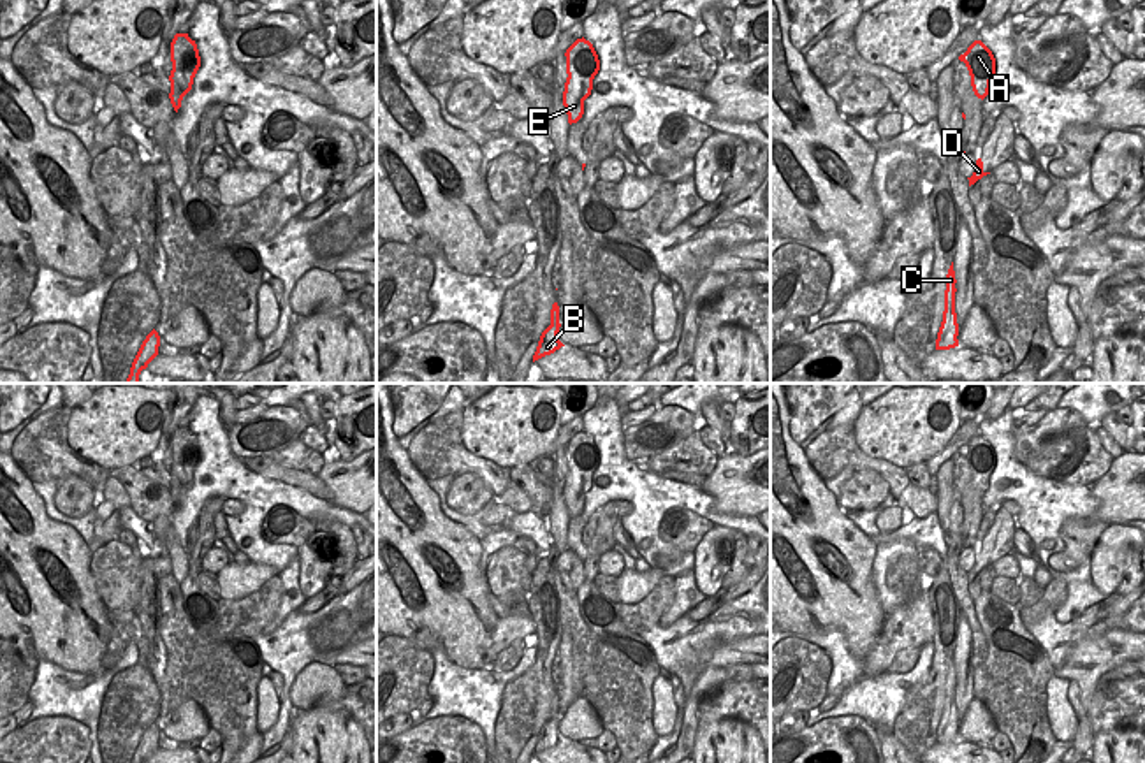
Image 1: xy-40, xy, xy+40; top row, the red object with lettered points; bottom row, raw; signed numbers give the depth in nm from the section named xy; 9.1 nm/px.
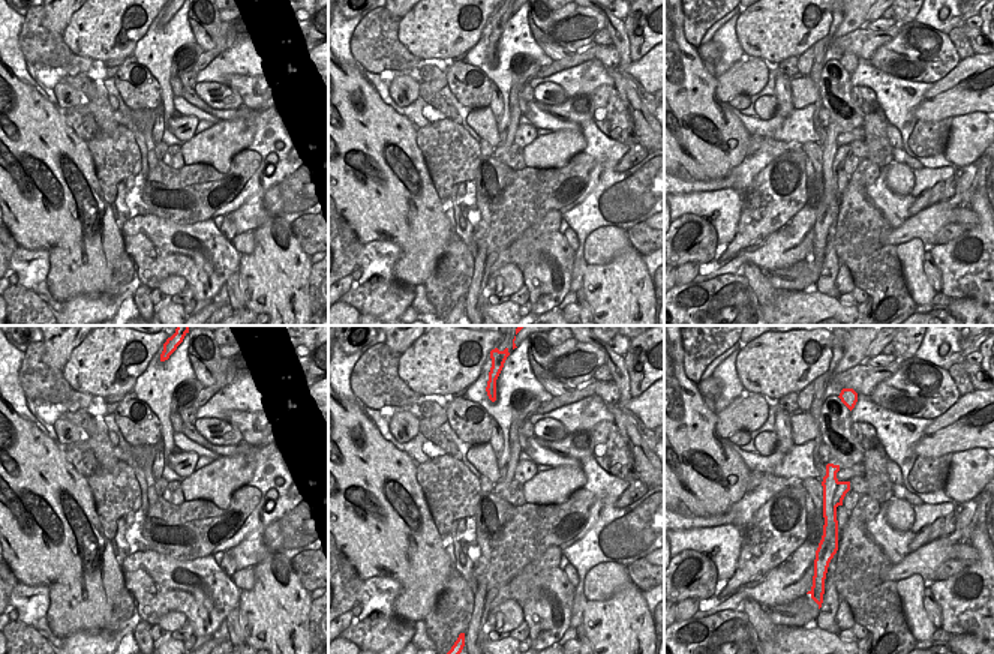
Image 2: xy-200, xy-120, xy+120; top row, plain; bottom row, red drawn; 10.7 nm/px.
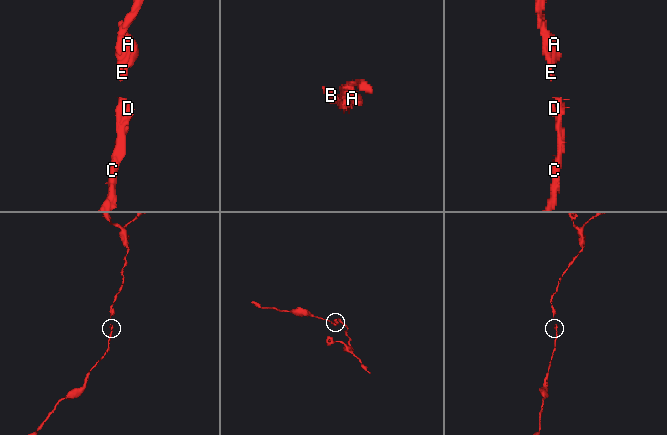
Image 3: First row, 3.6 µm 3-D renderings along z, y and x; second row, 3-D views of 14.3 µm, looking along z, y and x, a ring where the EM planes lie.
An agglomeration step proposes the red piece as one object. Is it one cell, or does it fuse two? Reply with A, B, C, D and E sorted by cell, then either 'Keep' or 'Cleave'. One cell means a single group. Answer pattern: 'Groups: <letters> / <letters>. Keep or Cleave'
Groups: A B C D E. Keep.

